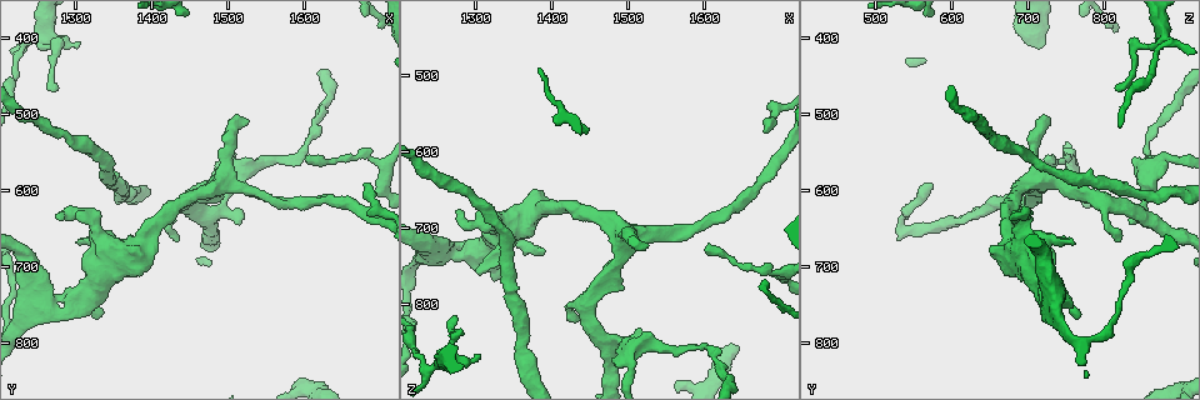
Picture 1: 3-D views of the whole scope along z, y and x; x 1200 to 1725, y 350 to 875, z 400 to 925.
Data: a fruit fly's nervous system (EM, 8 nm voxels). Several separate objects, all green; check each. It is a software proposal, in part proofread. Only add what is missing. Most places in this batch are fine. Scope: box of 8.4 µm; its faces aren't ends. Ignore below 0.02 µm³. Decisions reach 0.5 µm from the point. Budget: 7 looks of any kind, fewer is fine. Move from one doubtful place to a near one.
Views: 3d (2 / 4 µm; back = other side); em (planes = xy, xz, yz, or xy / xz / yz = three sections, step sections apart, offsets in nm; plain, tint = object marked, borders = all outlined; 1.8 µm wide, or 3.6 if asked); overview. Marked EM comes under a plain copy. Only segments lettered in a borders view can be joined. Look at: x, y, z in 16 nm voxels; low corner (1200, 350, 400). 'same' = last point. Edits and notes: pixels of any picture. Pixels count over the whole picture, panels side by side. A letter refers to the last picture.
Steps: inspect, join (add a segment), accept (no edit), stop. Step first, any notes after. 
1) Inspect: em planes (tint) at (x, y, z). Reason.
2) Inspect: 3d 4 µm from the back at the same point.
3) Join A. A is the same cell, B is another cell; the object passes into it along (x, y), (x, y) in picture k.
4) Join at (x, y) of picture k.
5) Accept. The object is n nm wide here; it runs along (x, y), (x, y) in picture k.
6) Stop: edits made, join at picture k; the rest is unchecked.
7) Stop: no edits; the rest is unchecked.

Inspect: 3d 2 µm at (1680, 595, 575). Long arm stops here.

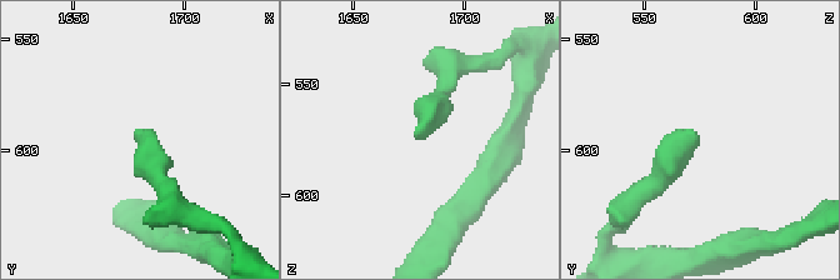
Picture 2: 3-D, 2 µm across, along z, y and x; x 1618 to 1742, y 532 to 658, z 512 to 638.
Inspect: em planes (borders) at (1681, 597, 576). Shape alone is not enough.

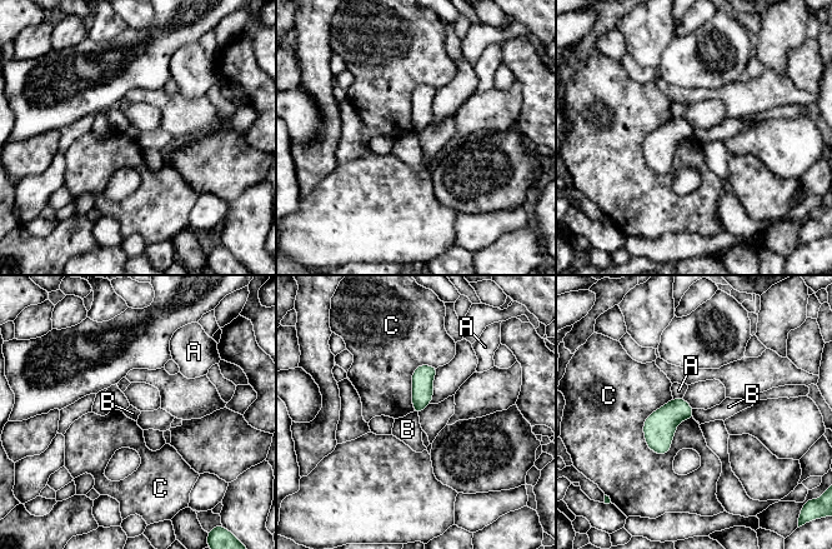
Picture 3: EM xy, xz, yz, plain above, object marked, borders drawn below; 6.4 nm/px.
Accept. A, B and C are other cells; a border runs along (692, 409), (693, 417) in picture 3; no lettered segment goes on from it.

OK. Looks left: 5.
Inspect: 3d 2 µm at (1525, 505, 725). Free end.

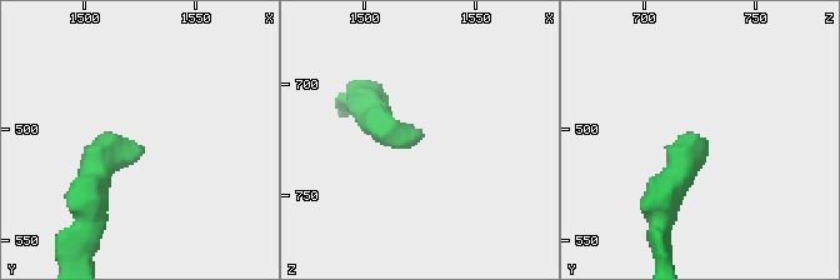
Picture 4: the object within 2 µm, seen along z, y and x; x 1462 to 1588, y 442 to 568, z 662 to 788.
Inspect: em planes (borders) at (1525, 508, 723). Shape alone is not enough.

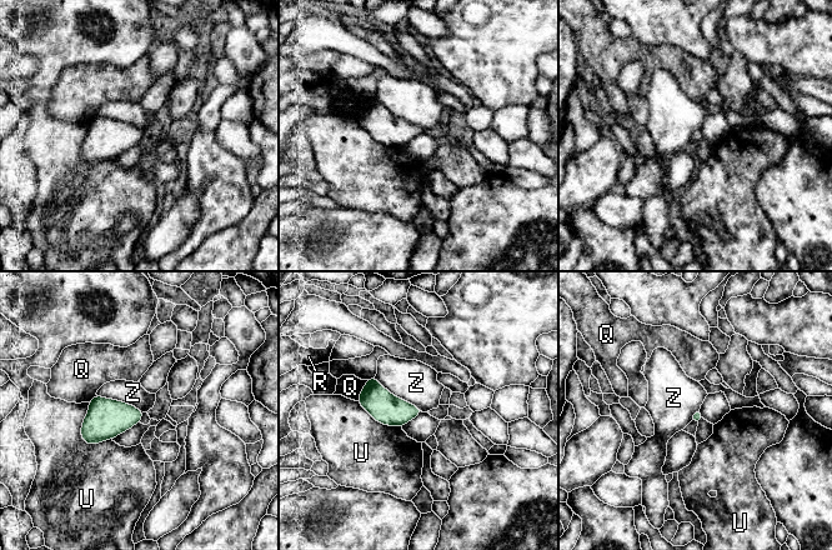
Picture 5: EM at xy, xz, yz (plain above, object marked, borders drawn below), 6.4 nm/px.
Accept. Q, R, U and Z are other cells; none of them fits.

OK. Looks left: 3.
Inspect: 3d 4 µm at (1510, 645, 840).

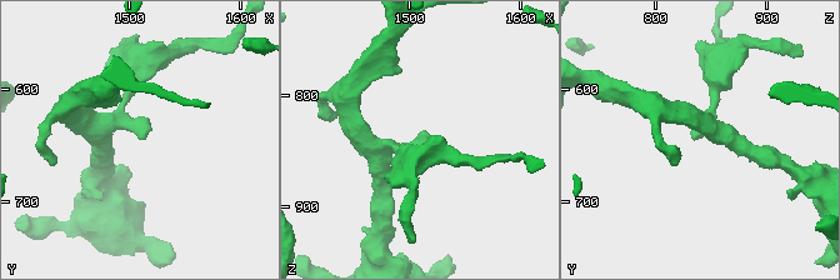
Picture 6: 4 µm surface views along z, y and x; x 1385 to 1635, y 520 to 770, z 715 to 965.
Inspect: em 3.6 µm planes (borders) at (1516, 646, 838).

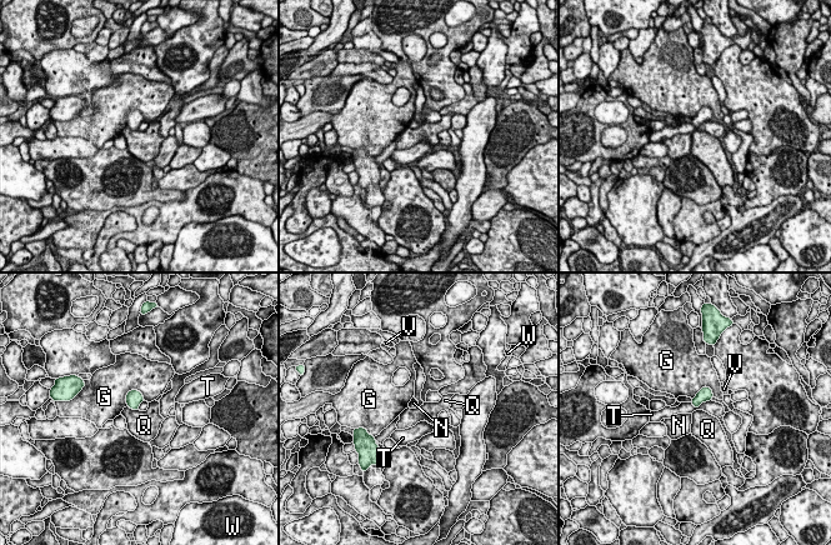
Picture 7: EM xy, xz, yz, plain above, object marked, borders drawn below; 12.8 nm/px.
Accept. The object is 130 nm wide here; G, N, Q, T, V and W are other cells; a border runs along (128, 405), (138, 410) in picture 7; none of them fits.

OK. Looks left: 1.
Stop: no edits; the rest is unchecked.

